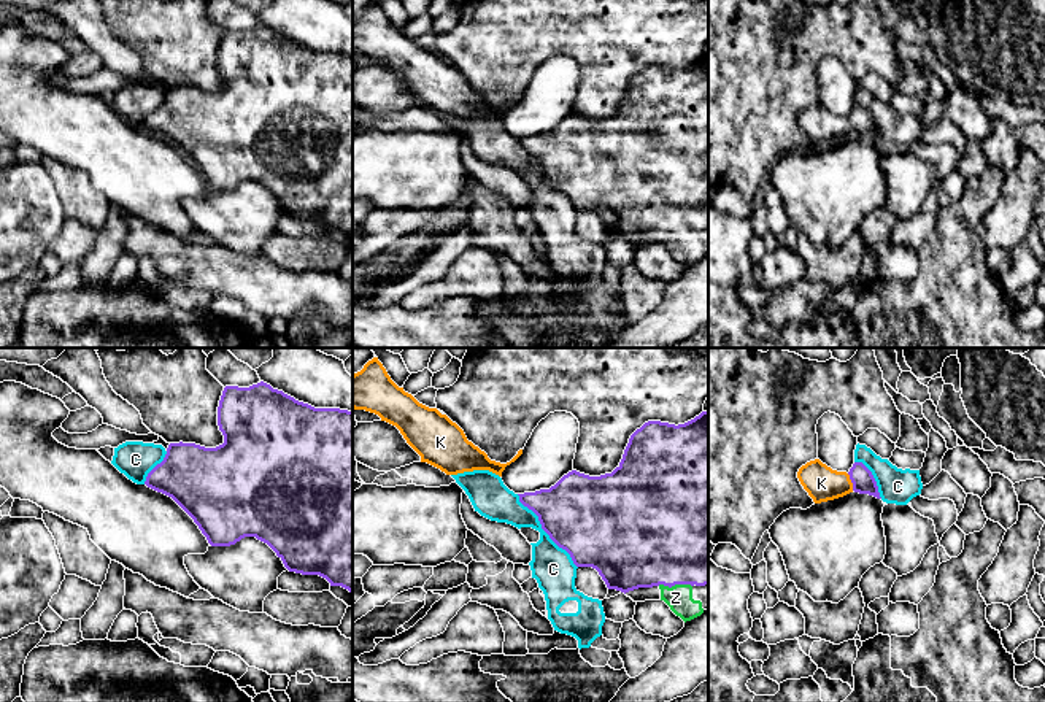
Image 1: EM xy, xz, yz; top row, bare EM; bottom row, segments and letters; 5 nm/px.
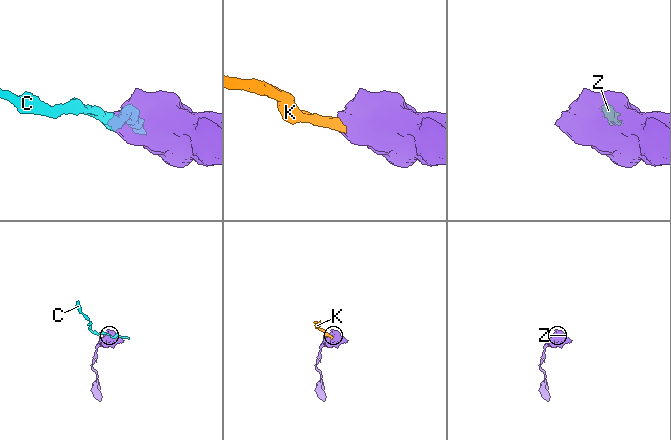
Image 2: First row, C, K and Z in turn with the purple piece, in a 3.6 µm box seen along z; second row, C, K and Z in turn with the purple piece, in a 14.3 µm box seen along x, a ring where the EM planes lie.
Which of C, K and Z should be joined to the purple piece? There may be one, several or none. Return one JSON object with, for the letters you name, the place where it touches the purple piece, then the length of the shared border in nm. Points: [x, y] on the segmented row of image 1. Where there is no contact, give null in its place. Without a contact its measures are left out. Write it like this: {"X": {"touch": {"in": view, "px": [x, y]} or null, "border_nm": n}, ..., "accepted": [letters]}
{"K": {"touch": {"in": "yz", "px": [852, 482]}, "border_nm": 90}, "Z": {"touch": {"in": "xz", "px": [675, 583]}, "border_nm": 180}, "accepted": ["K", "Z"]}

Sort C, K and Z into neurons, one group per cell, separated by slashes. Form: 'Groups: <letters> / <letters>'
Groups: C / K Z

